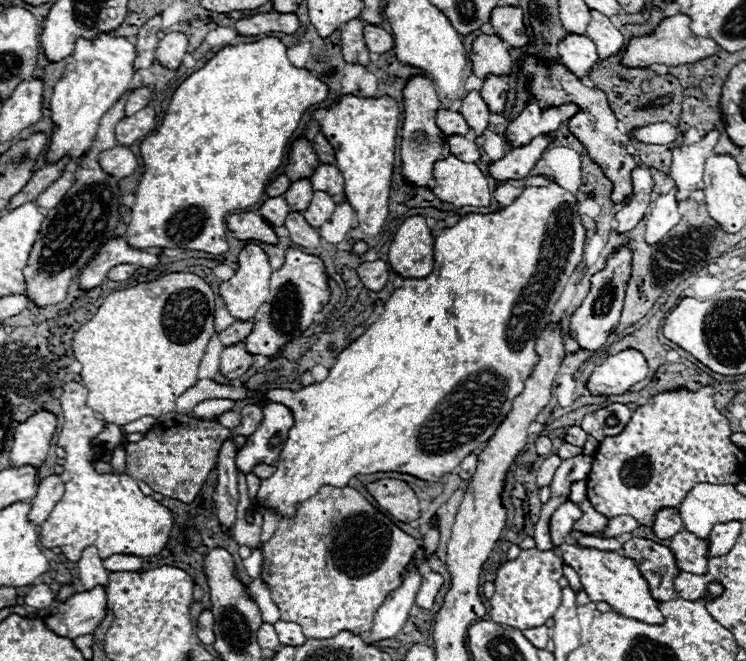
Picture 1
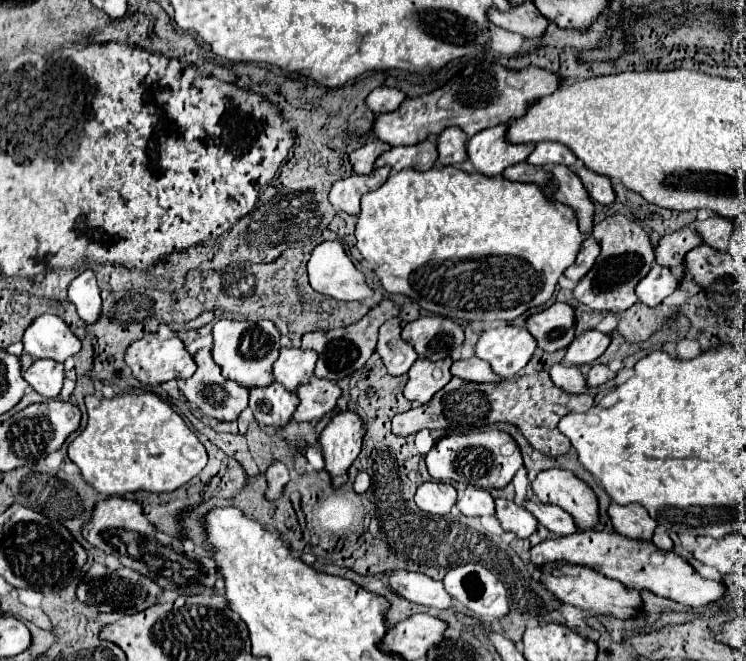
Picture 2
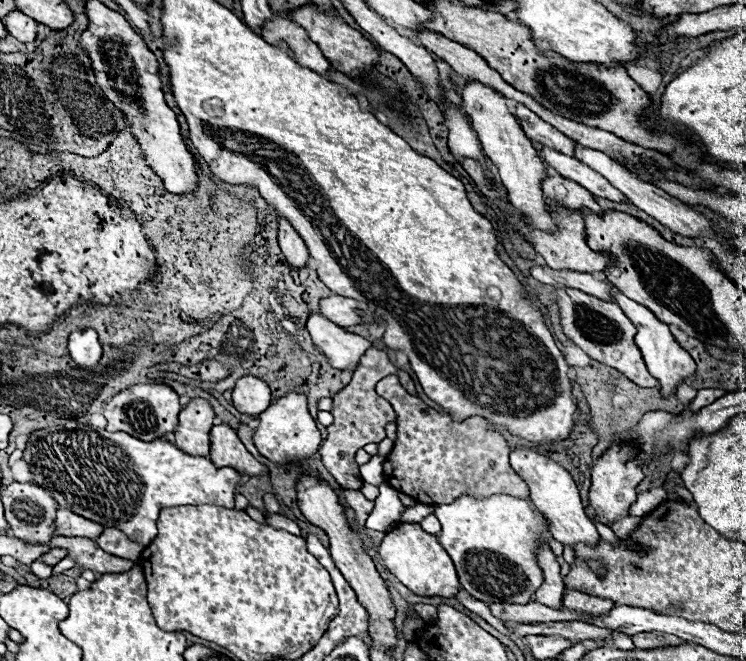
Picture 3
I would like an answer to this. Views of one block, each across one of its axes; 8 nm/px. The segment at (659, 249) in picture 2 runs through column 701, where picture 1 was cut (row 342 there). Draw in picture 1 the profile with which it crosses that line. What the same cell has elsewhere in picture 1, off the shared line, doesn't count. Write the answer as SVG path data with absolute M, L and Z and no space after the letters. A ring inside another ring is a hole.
M238 342L234 346L226 346L220 356L220 372L226 378L240 378L254 362L254 354L246 350L244 342Z

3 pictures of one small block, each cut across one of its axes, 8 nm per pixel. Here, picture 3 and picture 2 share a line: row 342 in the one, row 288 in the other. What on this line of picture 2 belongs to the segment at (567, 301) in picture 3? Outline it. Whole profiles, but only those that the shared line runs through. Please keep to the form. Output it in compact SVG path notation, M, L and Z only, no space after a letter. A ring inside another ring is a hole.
M624 214L606 216L592 228L592 236L598 240L602 252L594 268L574 288L574 296L578 302L598 312L624 312L638 302L634 288L654 266L654 246L650 242L650 236L638 222L626 218Z

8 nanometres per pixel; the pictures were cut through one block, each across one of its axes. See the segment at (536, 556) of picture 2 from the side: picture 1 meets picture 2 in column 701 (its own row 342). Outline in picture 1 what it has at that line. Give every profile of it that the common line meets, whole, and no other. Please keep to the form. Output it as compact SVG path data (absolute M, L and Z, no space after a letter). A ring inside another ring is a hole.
M620 248L616 254L612 254L608 258L608 264L602 272L592 276L592 288L588 292L588 296L584 298L582 306L572 314L570 318L570 336L578 342L578 346L582 350L598 350L606 344L608 336L614 332L614 328L618 326L620 320L620 312L624 306L624 290L630 278L630 260L632 254L628 248Z

